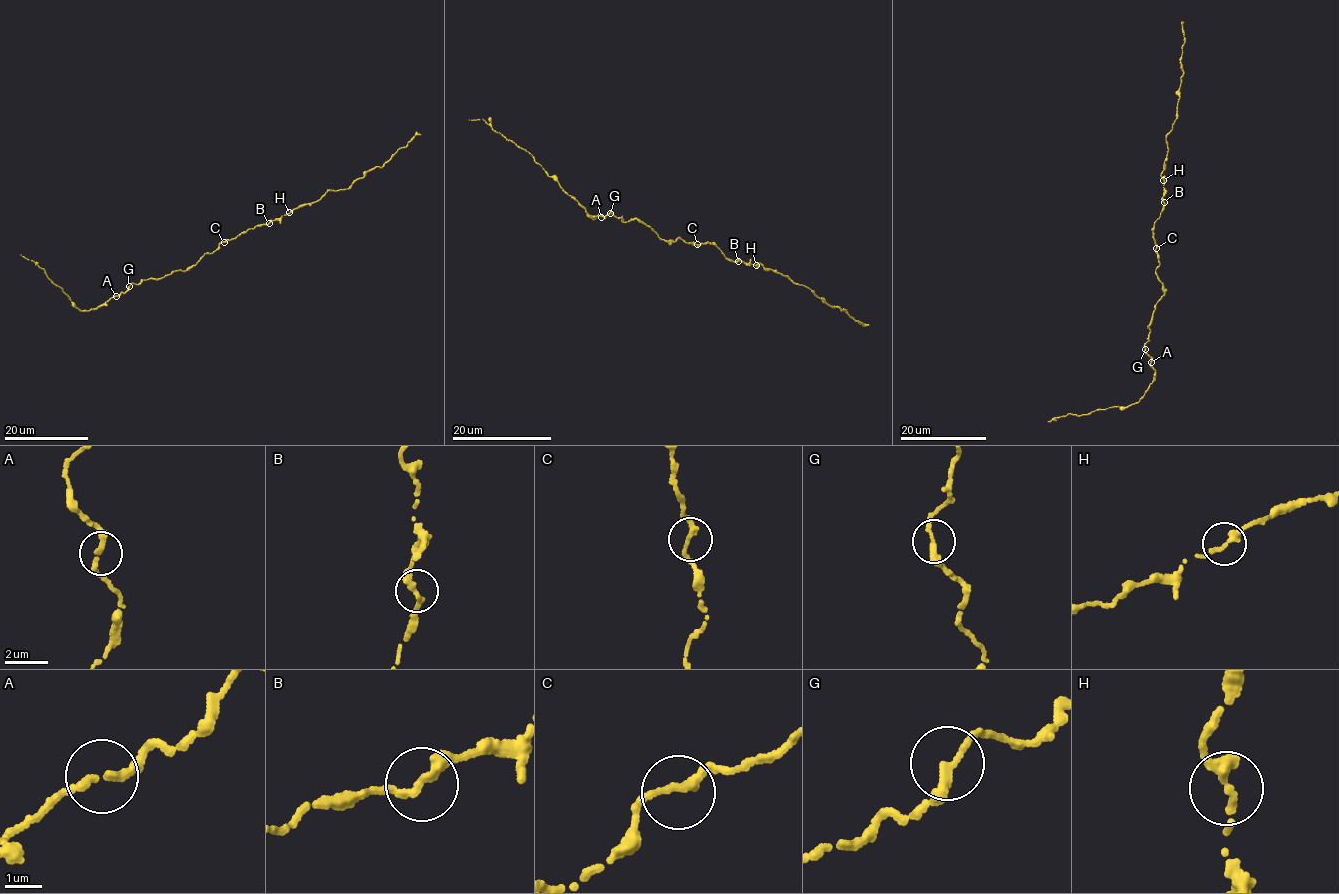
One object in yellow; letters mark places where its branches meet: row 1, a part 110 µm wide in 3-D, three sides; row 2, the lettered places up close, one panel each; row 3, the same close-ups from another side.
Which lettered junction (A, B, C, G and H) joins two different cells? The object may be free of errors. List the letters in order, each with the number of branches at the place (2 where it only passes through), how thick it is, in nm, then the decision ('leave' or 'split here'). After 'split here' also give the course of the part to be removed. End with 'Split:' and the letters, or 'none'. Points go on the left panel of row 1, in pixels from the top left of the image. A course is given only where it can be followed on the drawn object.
A: 2 | 240 nm | leave
B: 2 | 240 nm | leave
C: 2 | 240 nm | leave
G: 2 | 260 nm | leave
H: 2 | 300 nm | leave
Split: none

